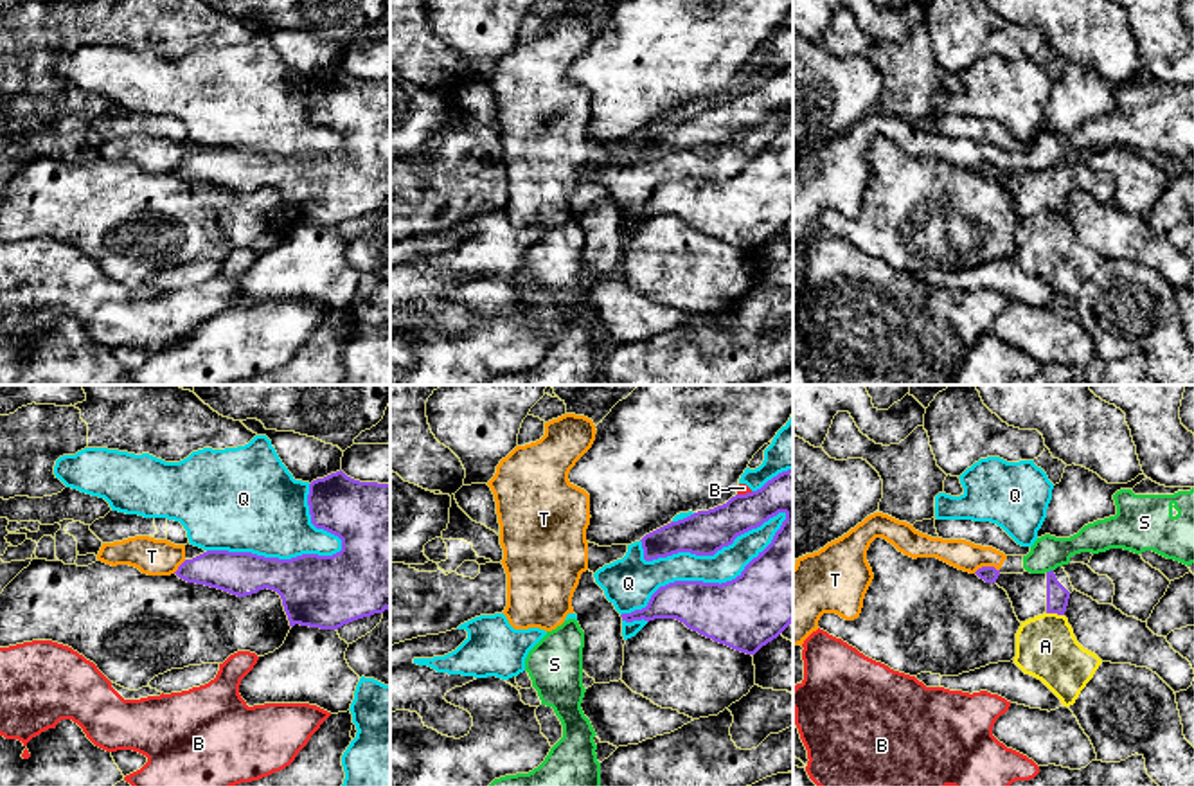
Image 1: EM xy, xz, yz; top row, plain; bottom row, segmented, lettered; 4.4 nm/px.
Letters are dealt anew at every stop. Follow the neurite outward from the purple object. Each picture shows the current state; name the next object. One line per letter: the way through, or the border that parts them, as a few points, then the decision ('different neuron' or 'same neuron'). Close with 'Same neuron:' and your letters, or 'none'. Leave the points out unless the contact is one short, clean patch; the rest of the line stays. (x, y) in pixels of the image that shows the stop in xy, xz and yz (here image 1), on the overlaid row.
A: different neuron
B: different neuron
Q: different neuron
S: border yz (1052, 569), (1047, 572); different neuron
T: border yz (998, 569), (979, 567), (973, 572); different neuron
Same neuron: none

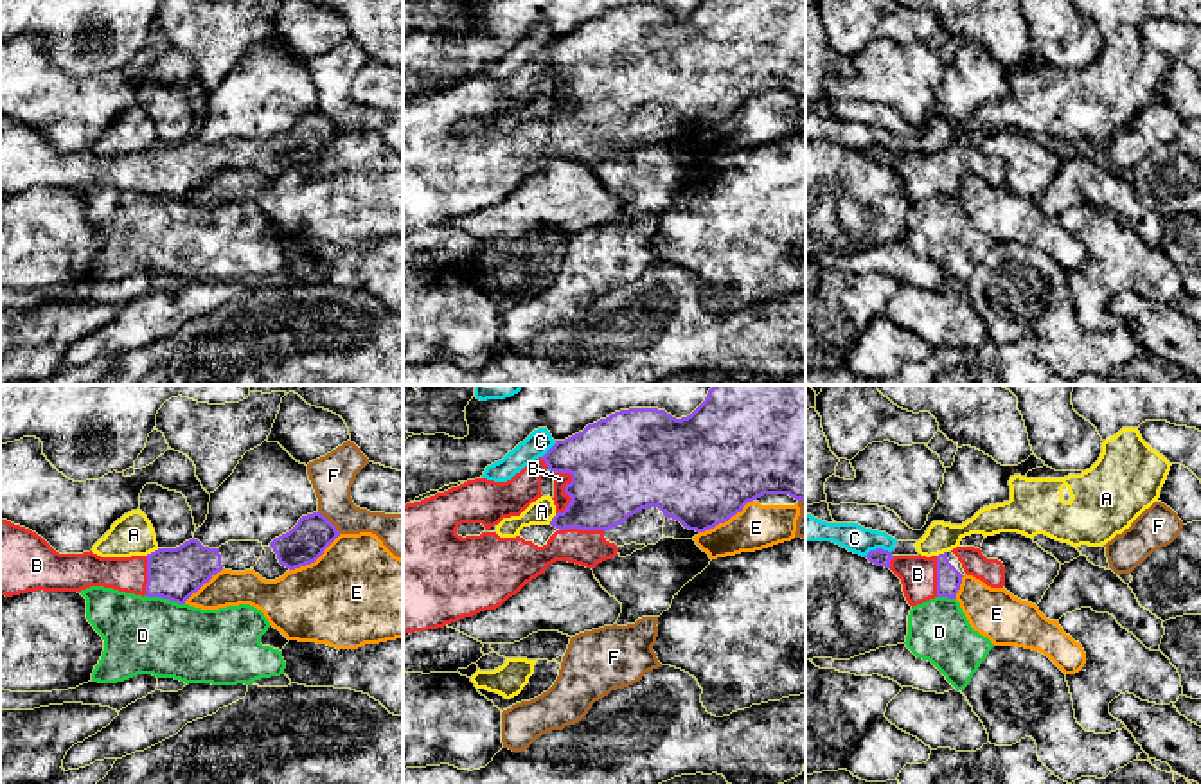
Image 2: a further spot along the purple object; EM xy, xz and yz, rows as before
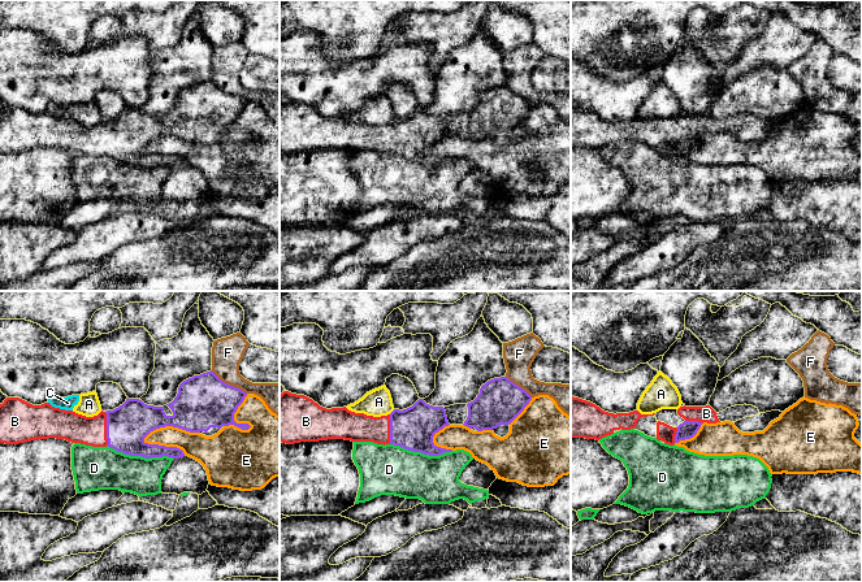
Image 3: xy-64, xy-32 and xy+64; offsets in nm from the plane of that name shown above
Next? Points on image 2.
A: border xy (159, 549), (146, 556); different neuron
B: same neuron
C: border yz (890, 551), (871, 549), (863, 556); different neuron
D: different neuron
E: different neuron
F: different neuron
Same neuron: B

